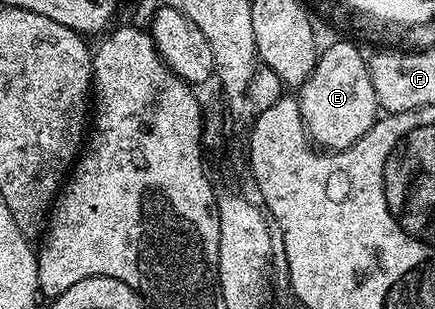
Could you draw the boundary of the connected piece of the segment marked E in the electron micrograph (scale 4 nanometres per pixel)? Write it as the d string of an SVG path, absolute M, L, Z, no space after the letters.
M332 43L325 51L323 48L319 52L316 67L310 73L308 80L298 88L298 98L304 132L317 148L330 151L341 151L357 143L371 127L376 126L378 112L381 110L380 102L374 93L374 85L370 81L368 59L352 43Z

